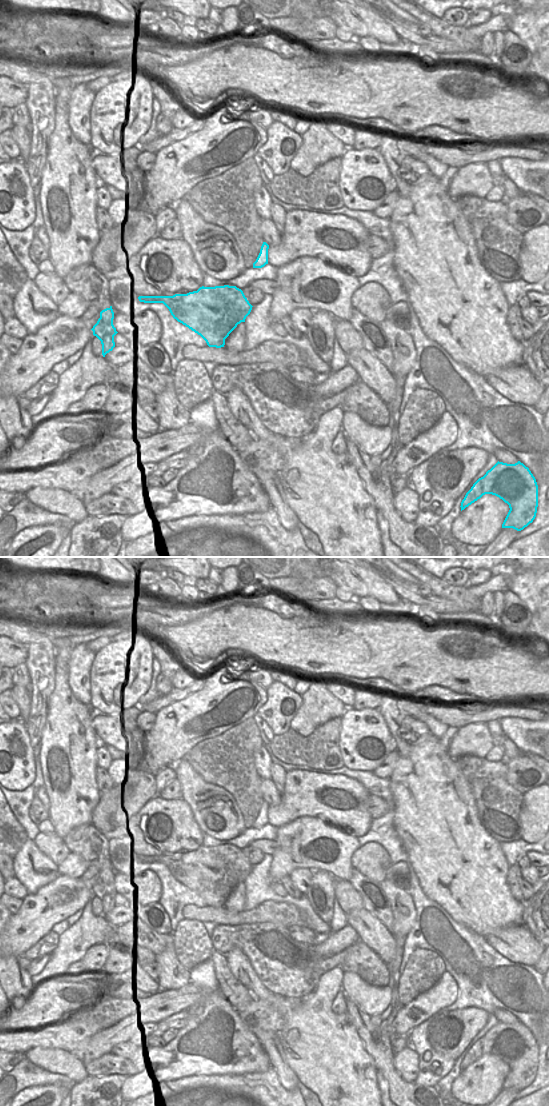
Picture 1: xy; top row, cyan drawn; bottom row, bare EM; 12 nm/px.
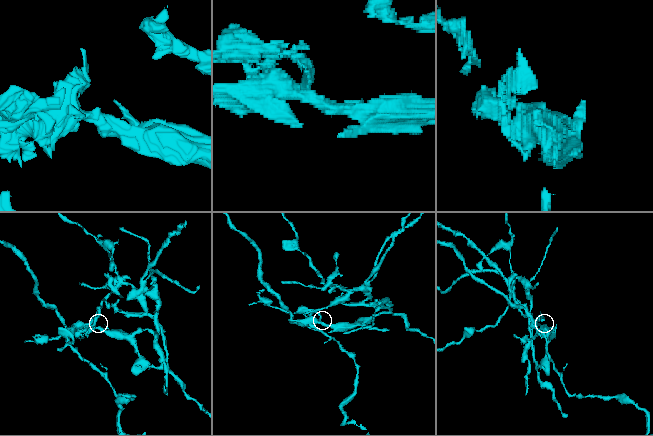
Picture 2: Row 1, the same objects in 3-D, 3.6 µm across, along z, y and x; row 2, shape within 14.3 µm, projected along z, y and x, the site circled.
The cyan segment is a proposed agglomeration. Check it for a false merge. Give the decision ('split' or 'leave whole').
split

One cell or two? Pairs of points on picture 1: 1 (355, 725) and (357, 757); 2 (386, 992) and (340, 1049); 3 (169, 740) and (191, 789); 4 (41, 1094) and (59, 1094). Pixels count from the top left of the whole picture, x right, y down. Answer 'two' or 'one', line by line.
1: one
2: two
3: two
4: one

